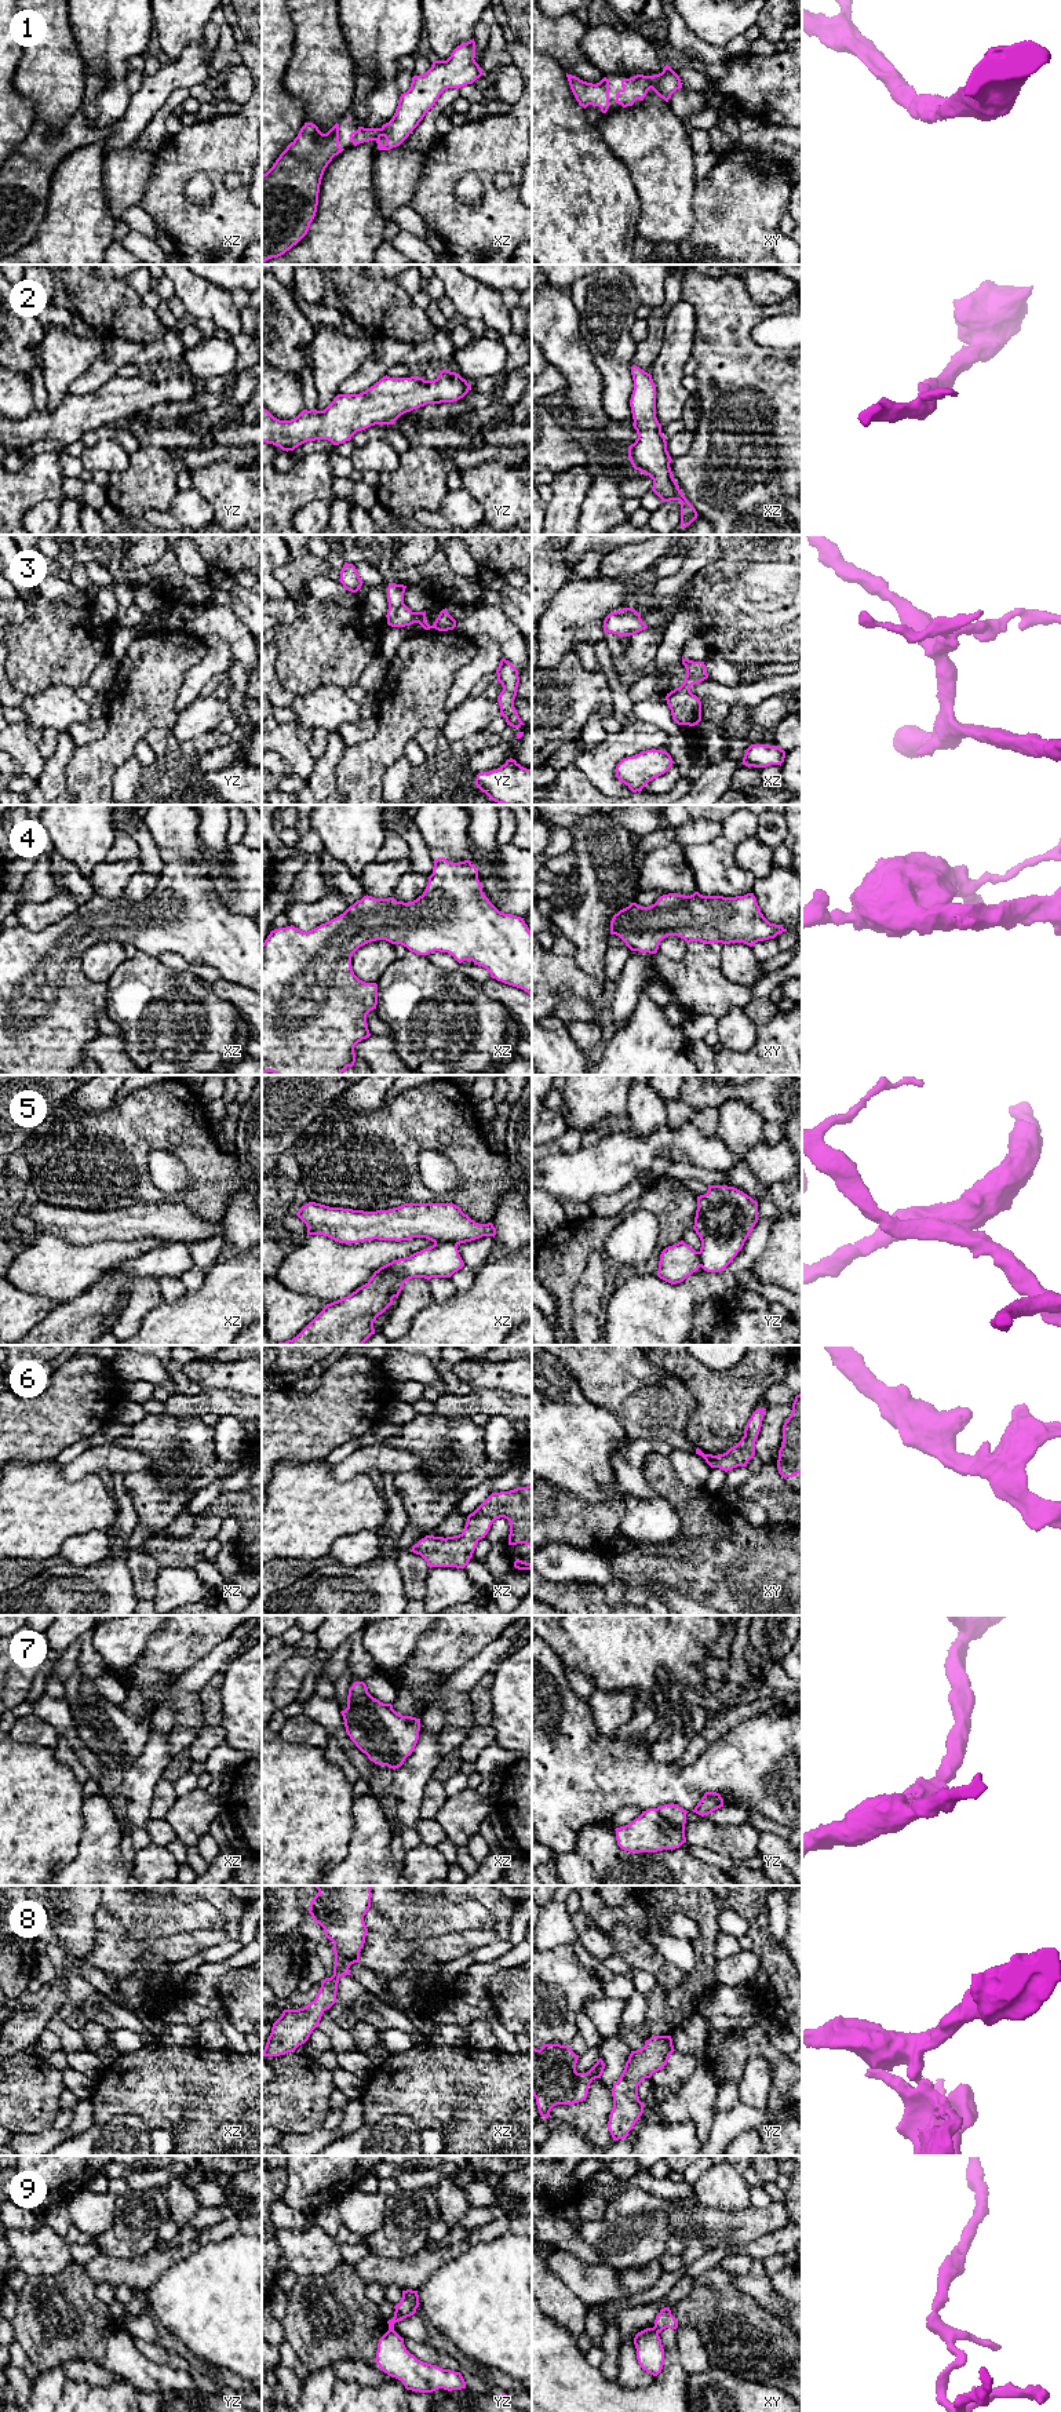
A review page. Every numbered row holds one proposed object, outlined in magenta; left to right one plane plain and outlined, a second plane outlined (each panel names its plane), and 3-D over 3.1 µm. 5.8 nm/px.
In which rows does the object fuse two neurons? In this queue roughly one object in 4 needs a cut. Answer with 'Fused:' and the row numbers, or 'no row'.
Fused: 3, 5, 9

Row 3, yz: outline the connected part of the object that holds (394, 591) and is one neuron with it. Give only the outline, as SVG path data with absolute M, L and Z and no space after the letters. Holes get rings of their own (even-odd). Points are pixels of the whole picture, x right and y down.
M389 583L387 587L387 602L389 606L400 606L404 604L404 593L406 586Z

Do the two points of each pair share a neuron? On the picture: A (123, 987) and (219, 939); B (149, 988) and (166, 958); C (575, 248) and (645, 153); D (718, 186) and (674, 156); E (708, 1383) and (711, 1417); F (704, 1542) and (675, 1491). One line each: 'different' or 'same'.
A: different
B: different
C: different
D: different
E: same
F: same

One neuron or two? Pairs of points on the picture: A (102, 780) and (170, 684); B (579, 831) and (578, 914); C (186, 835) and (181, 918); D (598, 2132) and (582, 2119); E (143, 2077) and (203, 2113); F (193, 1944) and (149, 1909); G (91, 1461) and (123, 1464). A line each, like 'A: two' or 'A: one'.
A: one
B: one
C: one
D: one
E: one
F: two
G: one

